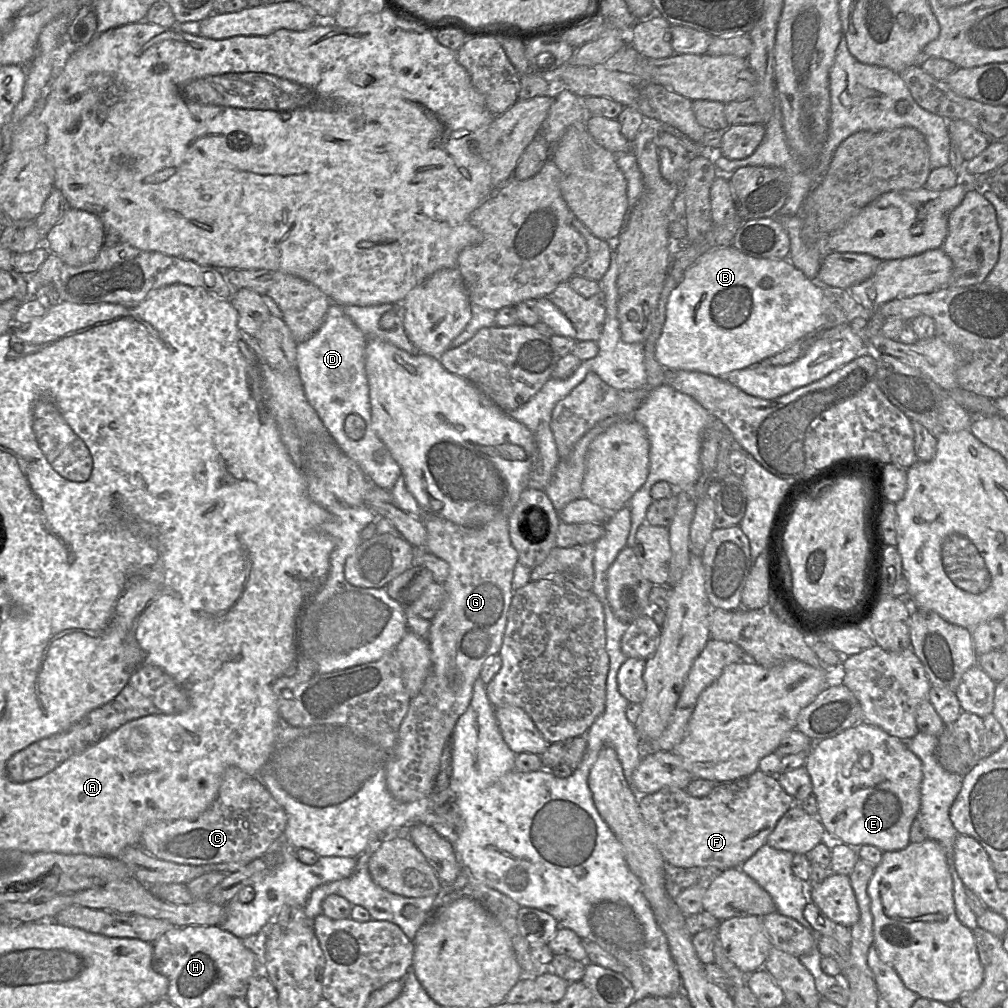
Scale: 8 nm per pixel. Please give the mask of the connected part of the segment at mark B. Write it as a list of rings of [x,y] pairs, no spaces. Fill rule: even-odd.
[[[732,245],[717,247],[701,255],[684,273],[681,281],[672,290],[666,305],[666,320],[659,336],[655,357],[666,370],[698,371],[712,376],[727,374],[747,368],[774,356],[813,331],[822,323],[824,286],[810,279],[791,262],[782,259],[756,258],[742,253]]]

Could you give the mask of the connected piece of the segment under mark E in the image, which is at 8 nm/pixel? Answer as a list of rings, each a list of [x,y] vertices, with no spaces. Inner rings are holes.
[[[860,722],[834,737],[814,741],[804,766],[811,779],[812,793],[816,797],[818,818],[827,833],[828,840],[835,841],[835,843],[844,843],[853,848],[858,848],[862,845],[872,845],[879,848],[882,852],[899,851],[908,846],[910,843],[911,825],[920,810],[923,772],[920,759],[907,747],[905,741],[889,735],[877,726]]]

